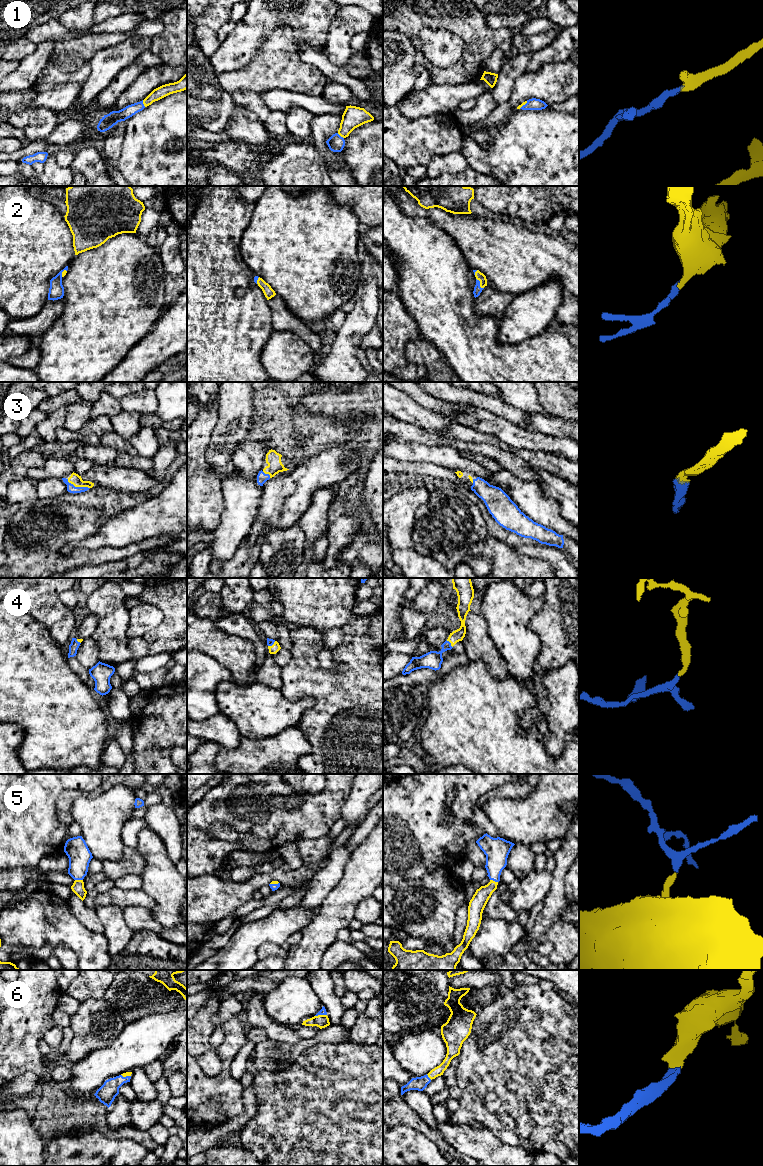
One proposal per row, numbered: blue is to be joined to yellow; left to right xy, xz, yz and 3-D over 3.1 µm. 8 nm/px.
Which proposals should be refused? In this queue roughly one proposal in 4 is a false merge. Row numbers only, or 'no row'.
no row

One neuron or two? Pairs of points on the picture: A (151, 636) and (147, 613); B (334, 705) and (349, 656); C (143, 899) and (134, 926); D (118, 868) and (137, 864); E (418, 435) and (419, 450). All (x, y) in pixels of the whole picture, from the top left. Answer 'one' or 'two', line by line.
A: two
B: one
C: two
D: one
E: two

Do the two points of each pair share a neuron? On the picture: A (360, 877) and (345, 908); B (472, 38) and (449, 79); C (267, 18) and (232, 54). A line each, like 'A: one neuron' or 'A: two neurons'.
A: one neuron
B: one neuron
C: one neuron

